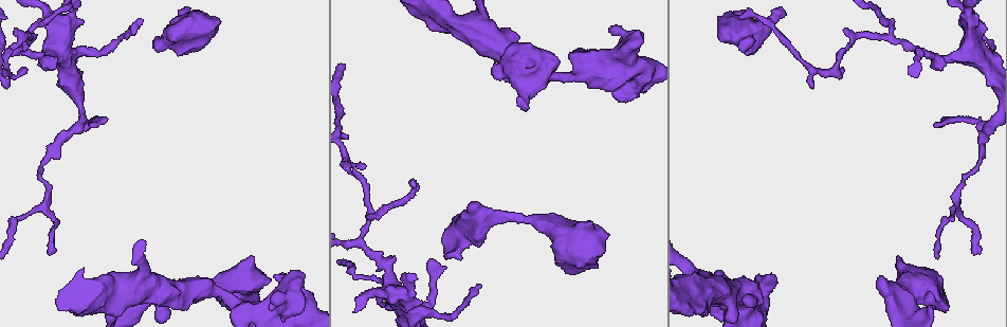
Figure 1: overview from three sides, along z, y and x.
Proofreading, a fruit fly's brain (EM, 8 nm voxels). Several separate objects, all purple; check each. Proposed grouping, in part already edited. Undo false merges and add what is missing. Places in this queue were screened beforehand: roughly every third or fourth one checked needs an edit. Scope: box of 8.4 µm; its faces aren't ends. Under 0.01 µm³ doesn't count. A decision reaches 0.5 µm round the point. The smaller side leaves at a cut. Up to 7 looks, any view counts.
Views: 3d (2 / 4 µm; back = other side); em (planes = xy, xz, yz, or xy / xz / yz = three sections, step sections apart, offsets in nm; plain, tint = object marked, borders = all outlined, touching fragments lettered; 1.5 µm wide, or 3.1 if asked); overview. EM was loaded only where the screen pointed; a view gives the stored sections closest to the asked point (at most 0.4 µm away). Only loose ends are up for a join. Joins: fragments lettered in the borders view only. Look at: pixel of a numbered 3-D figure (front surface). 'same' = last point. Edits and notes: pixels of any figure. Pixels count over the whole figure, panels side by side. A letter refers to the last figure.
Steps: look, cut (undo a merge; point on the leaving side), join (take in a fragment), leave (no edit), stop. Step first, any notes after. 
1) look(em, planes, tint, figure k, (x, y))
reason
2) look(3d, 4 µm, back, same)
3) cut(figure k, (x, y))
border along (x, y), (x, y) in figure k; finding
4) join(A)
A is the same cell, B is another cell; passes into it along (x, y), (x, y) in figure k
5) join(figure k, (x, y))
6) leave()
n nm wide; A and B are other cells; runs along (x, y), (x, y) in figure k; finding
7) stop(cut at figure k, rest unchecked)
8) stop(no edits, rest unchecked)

look(em, planes, borders, figure 1, (90, 127))
an open end

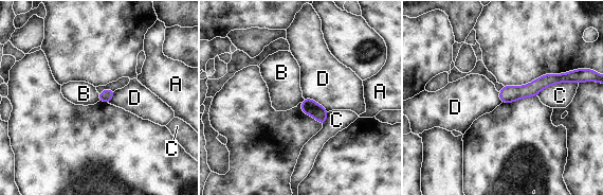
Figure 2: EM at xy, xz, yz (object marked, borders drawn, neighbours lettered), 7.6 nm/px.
leave()
C touches over 300 nm; A, B, C and D are other cells; border along (97, 93), (99, 100) in figure 2; no lettered fragment goes on from it

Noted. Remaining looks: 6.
look(em, xy, step 8, borders, figure 1, (889, 35))
arms part here

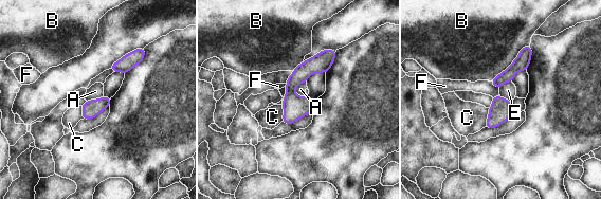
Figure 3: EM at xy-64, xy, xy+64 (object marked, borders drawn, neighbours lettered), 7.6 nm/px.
leave()
A, B, C, E and F are other cells; continuous, no second neuron

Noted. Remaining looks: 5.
look(3d, 2 µm, figure 1, (184, 54))
thick end

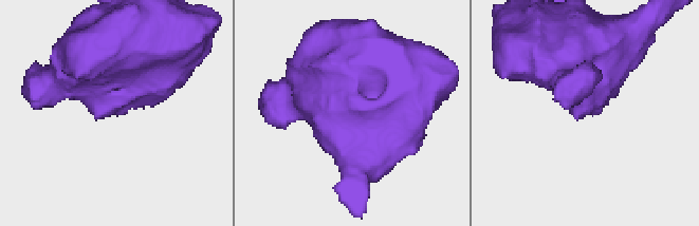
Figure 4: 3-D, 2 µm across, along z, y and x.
look(em, planes, plain, figure 4, (585, 116))

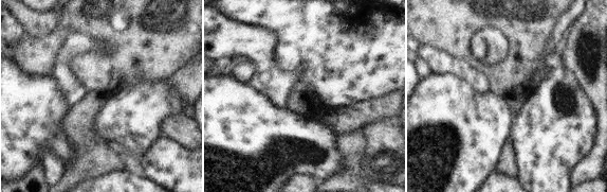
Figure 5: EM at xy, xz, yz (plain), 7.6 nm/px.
look(em, planes, borders, same)

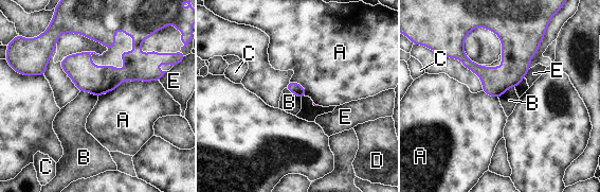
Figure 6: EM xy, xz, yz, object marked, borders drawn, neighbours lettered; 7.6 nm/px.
leave()
A, B, C, D and E are other cells; border along (79, 91), (89, 91), (97, 97) in figure 6; no lettered fragment goes on from it

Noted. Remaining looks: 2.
stop(no edits, rest unchecked)

